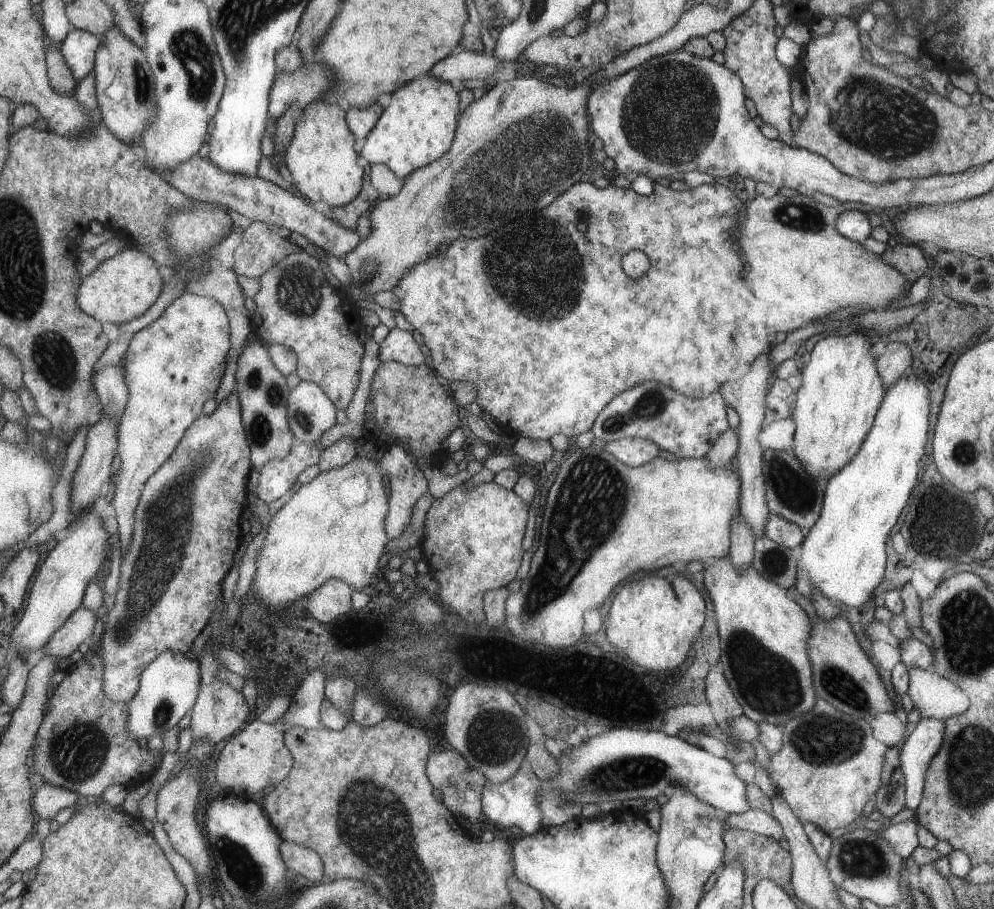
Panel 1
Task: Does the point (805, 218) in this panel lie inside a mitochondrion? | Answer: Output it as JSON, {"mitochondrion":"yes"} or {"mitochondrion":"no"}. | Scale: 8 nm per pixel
{"mitochondrion":"yes"}

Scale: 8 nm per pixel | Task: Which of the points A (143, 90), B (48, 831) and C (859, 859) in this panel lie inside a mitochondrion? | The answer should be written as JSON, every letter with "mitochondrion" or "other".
{"A":"mitochondrion","B":"other","C":"mitochondrion"}

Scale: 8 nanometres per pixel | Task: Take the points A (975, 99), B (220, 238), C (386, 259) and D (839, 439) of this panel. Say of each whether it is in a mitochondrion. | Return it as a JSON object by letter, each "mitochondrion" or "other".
{"A":"other","B":"other","C":"mitochondrion","D":"other"}

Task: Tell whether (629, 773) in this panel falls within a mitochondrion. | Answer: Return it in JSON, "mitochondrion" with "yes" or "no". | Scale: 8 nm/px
{"mitochondrion":"yes"}

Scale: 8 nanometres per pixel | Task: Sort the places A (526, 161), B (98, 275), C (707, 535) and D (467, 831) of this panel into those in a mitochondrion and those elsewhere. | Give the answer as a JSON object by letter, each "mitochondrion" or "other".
{"A":"mitochondrion","B":"other","C":"other","D":"other"}

